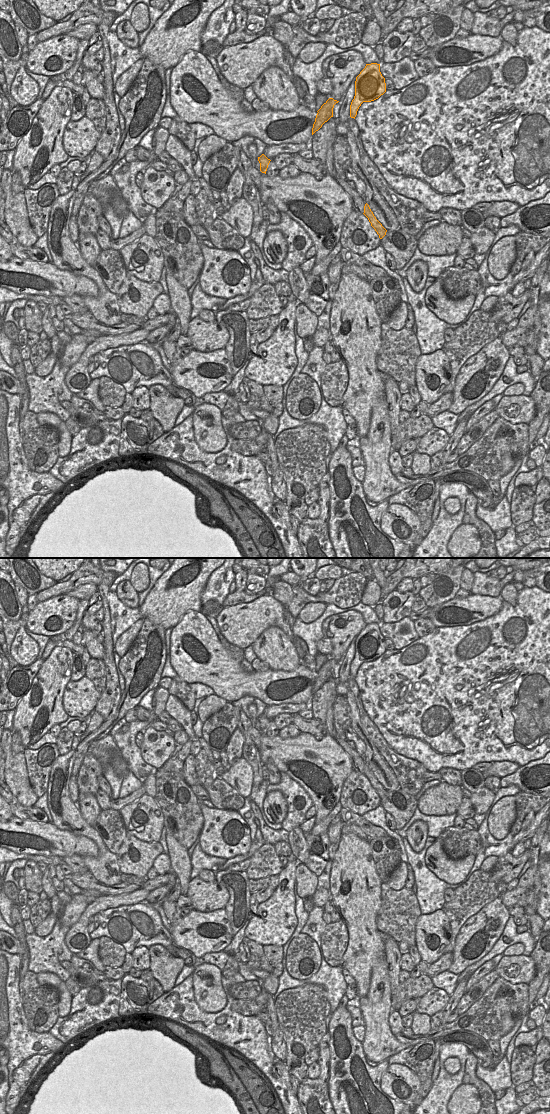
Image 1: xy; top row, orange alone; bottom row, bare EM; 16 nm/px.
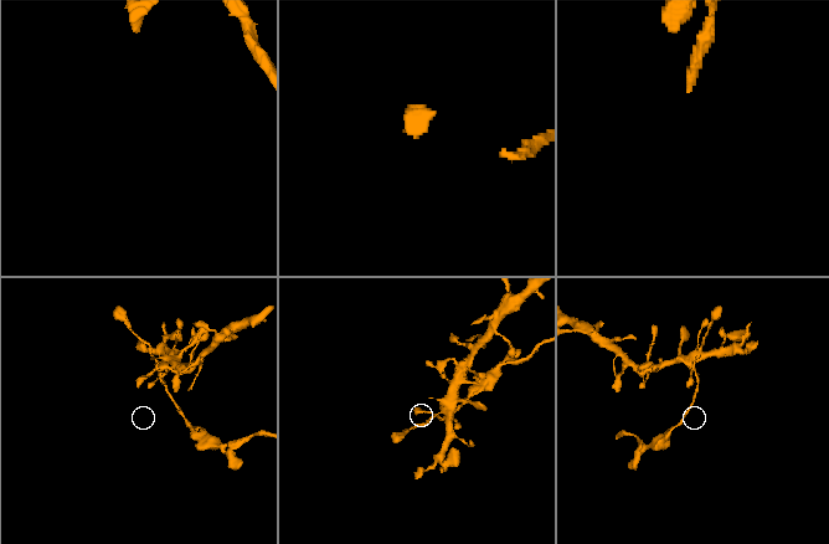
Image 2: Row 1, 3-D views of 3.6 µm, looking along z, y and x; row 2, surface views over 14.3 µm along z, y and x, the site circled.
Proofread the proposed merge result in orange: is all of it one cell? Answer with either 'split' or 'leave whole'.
split

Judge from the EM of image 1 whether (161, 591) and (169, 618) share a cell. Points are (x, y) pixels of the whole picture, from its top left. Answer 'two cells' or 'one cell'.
one cell

